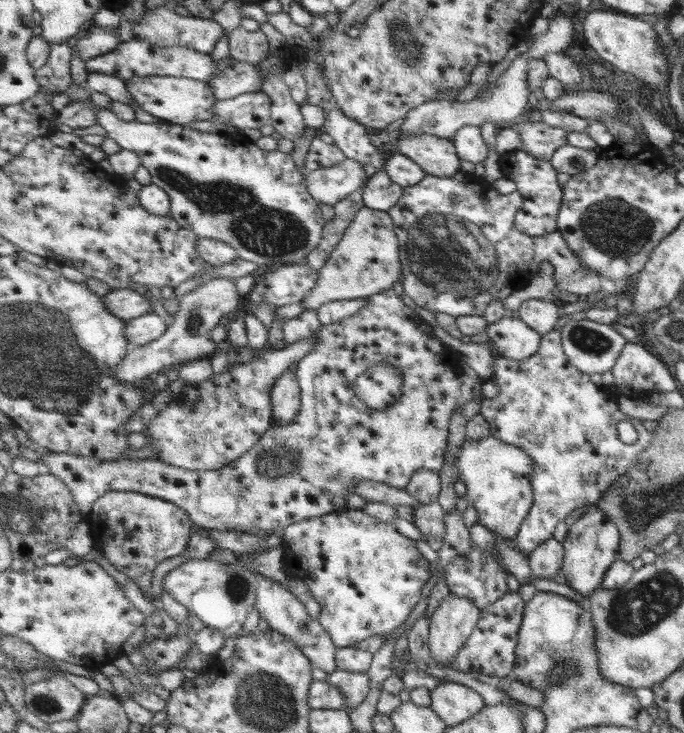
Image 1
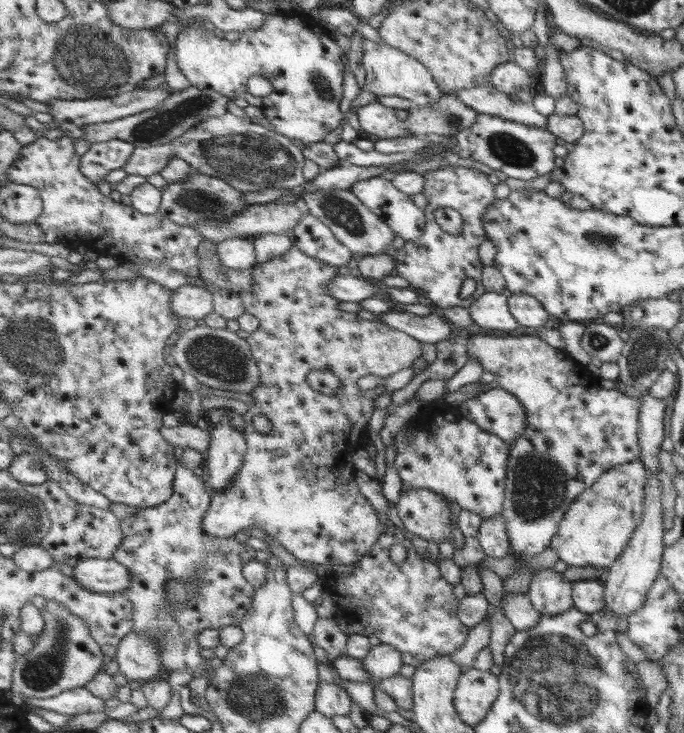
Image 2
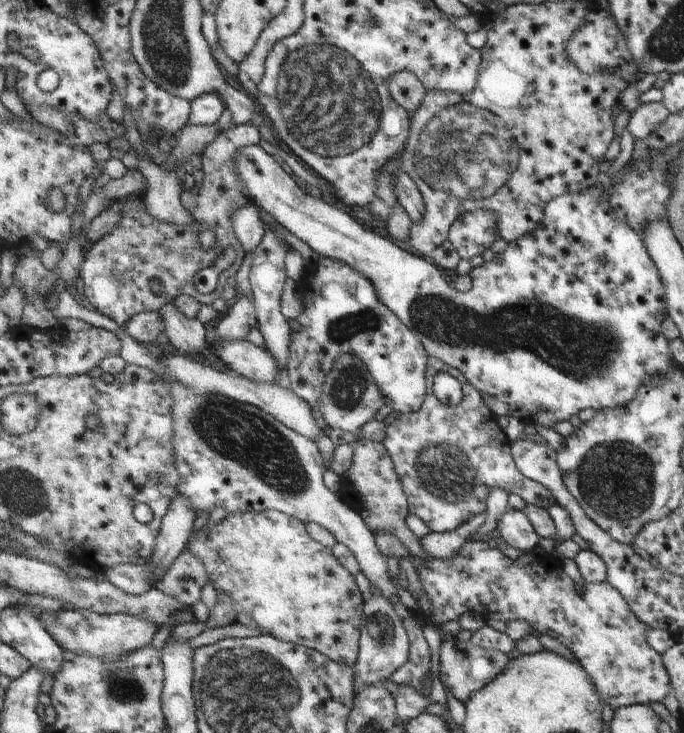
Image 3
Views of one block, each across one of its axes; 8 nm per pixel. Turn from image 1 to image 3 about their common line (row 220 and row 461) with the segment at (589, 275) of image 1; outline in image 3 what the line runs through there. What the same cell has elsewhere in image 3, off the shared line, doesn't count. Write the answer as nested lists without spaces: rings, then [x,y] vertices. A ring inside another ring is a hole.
[[[430,357],[426,383],[429,390],[423,408],[414,413],[397,413],[396,418],[387,423],[387,436],[384,440],[387,450],[391,453],[395,470],[401,479],[403,490],[407,495],[409,512],[422,518],[429,525],[431,531],[446,533],[459,529],[463,522],[485,512],[487,498],[493,492],[493,488],[502,488],[507,495],[519,495],[526,505],[548,509],[558,504],[556,496],[552,490],[549,490],[549,487],[527,478],[521,472],[512,455],[512,442],[499,426],[496,414],[488,408],[488,403],[485,402],[484,395],[480,393],[480,390],[477,390],[477,387],[474,387],[460,370],[445,364],[437,357]],[[439,372],[453,375],[462,384],[464,397],[457,406],[443,404],[434,393],[434,378]]]

